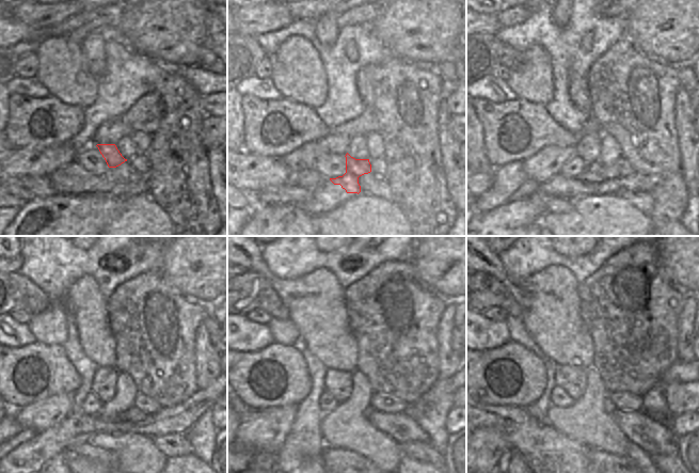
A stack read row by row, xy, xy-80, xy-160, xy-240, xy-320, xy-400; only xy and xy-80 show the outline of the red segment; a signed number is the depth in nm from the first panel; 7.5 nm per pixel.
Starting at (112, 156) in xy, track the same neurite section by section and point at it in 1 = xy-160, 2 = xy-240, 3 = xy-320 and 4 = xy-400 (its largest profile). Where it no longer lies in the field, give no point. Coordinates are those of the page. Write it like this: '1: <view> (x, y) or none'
1: xy-160 (596, 172)
2: xy-240 (132, 414)
3: xy-320 (401, 427)
4: xy-400 (653, 437)

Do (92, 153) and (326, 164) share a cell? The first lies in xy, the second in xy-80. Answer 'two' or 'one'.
one

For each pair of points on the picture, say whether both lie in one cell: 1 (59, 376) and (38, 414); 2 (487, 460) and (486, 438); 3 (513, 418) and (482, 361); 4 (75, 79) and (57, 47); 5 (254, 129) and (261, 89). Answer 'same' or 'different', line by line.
1: different
2: same
3: different
4: same
5: different

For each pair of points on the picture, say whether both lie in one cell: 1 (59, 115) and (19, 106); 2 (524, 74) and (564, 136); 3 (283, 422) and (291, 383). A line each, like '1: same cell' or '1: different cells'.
1: same cell
2: different cells
3: different cells

